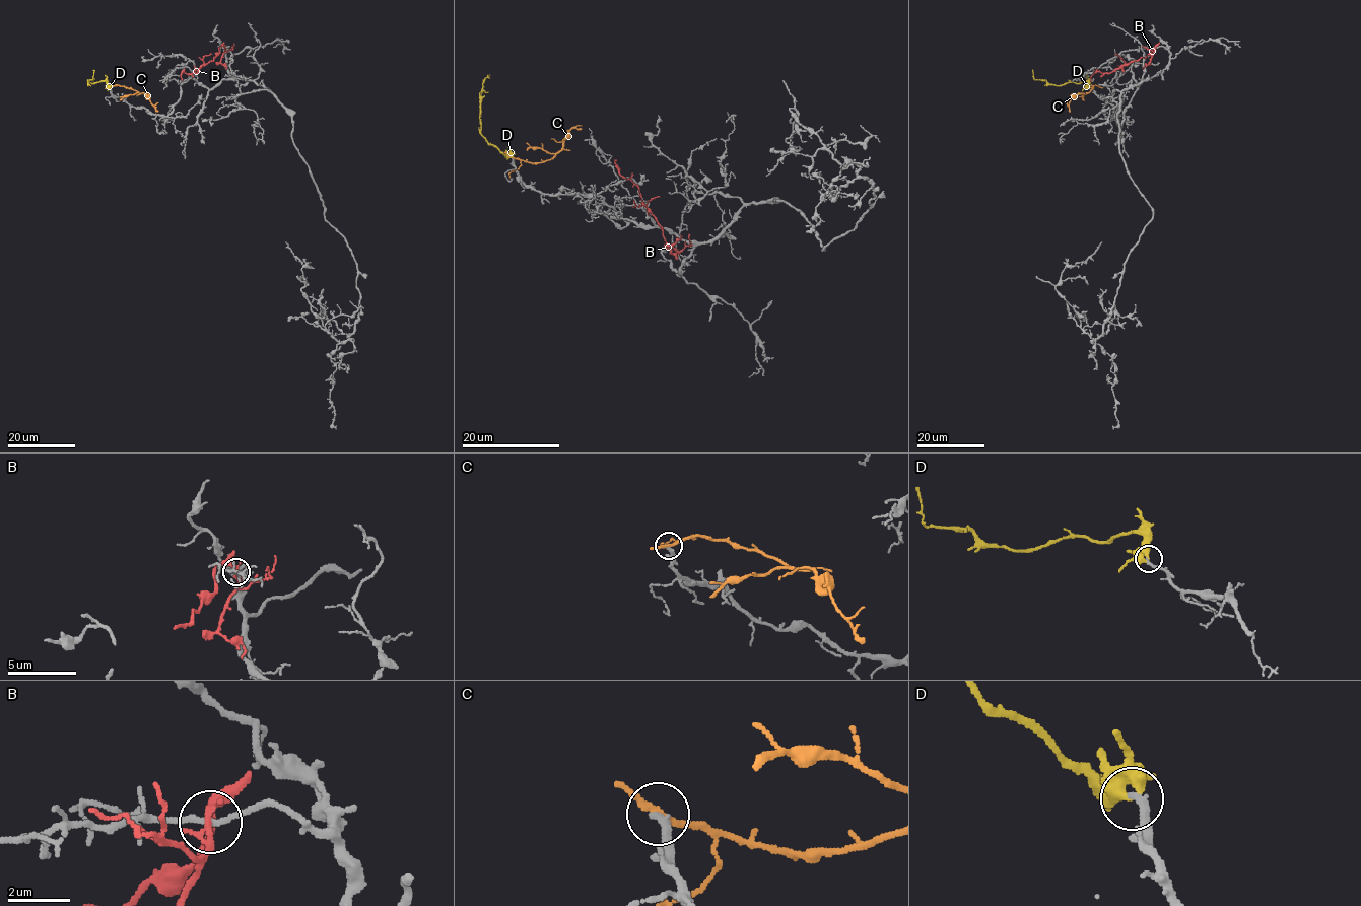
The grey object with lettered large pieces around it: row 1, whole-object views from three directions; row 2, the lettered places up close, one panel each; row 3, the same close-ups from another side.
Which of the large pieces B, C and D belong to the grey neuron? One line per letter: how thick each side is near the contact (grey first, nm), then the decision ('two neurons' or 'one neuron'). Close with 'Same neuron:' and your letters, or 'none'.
B: 160/240 nm | two neurons
C: 260/190 nm | two neurons
D: 240/280 nm | one neuron
Same neuron: D

